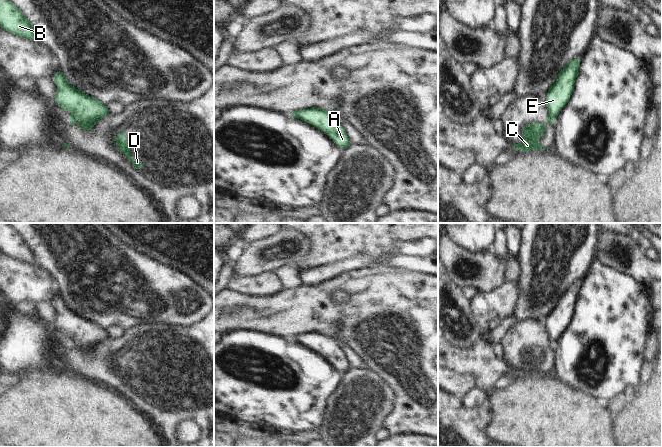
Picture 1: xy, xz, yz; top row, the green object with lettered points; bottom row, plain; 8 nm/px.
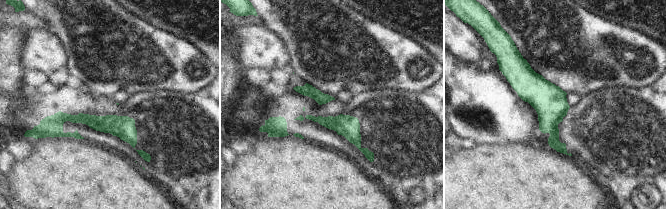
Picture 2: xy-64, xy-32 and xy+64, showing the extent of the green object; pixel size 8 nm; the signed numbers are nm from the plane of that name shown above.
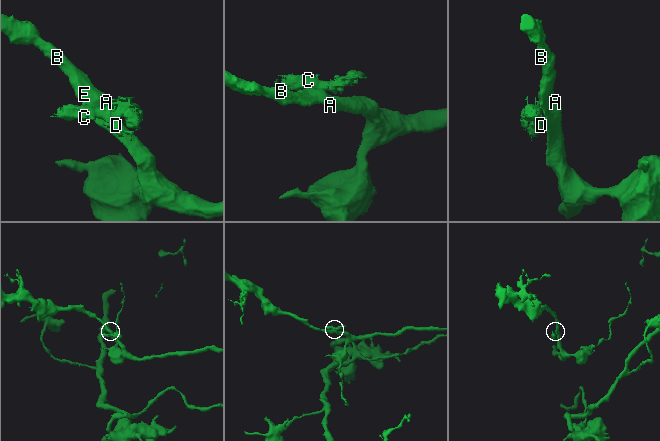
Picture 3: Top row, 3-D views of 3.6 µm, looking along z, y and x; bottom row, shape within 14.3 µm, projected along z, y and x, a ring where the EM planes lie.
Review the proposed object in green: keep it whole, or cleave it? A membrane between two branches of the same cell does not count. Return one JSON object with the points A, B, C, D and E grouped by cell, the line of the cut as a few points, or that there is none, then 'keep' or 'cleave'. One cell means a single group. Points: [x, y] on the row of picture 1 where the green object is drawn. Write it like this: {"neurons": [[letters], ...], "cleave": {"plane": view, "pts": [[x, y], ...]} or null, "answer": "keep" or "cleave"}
{"neurons": [["A", "B", "E"], ["C", "D"]], "cleave": {"plane": "xy", "pts": [[71, 117], [77, 120]]}, "answer": "cleave"}

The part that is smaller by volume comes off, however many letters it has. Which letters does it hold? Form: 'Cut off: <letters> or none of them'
Cut off: C, D

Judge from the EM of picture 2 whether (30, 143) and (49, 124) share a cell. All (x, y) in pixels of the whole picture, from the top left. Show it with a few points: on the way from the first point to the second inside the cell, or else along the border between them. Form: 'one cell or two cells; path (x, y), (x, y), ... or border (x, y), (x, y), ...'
two cells; border (24, 135), (35, 139)

